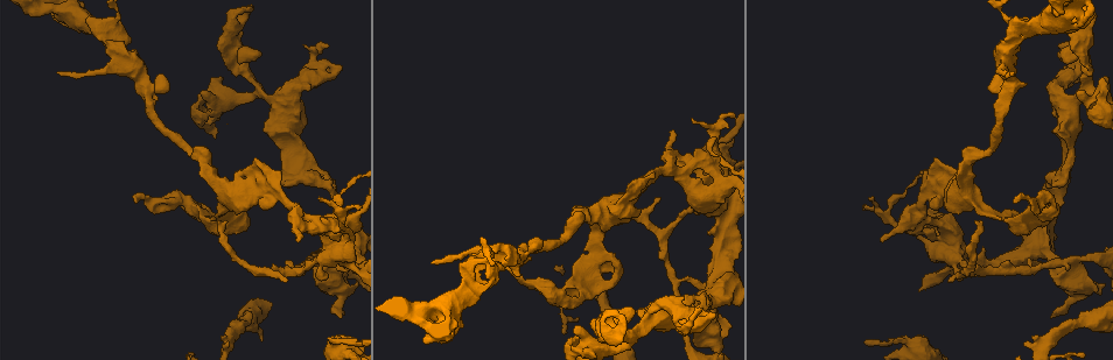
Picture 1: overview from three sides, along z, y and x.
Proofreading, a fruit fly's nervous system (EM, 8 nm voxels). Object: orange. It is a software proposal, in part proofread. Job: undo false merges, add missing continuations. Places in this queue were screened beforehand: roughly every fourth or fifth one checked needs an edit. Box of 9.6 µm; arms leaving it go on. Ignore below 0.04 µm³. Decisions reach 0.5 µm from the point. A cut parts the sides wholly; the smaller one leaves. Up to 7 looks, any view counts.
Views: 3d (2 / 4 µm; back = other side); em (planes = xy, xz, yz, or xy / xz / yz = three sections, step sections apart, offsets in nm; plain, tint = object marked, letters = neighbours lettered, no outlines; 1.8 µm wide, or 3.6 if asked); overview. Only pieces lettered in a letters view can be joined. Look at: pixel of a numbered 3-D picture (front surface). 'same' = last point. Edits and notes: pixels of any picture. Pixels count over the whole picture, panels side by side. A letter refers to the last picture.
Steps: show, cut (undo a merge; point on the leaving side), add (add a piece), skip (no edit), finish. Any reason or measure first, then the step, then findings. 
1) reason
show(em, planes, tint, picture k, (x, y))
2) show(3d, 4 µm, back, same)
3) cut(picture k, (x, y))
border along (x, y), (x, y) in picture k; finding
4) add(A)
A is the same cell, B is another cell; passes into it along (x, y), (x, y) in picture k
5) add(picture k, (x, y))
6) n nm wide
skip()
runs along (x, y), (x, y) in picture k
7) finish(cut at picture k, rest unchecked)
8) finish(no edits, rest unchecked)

calibre changes
show(em, 3.6 µm, planes, tint, picture 1, (1066, 20))

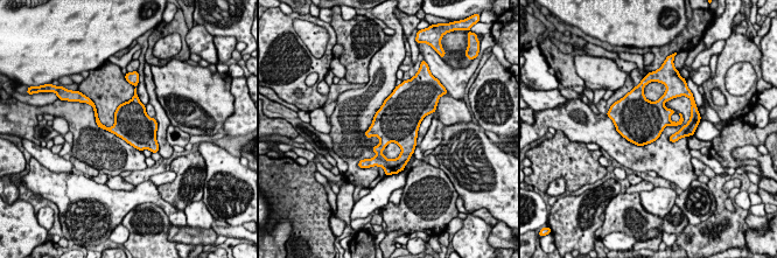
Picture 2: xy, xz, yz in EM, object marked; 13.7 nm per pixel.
show(em, 3.6 µm, planes, letters, same)

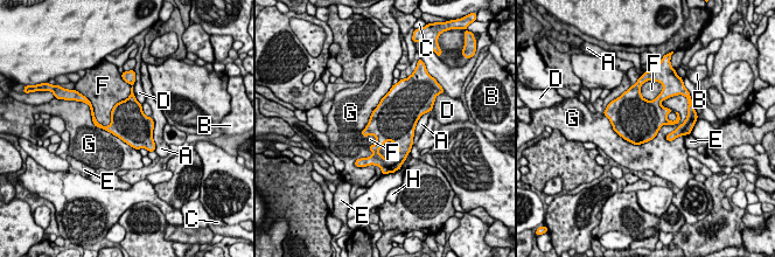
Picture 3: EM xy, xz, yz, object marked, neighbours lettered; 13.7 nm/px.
500 nm wide; G touches over 900 nm
skip()
A, B, C, D, E, F, G and H are other cells; one neuron here

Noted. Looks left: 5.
three arms meet
show(em, planes, letters, picture 1, (118, 58))

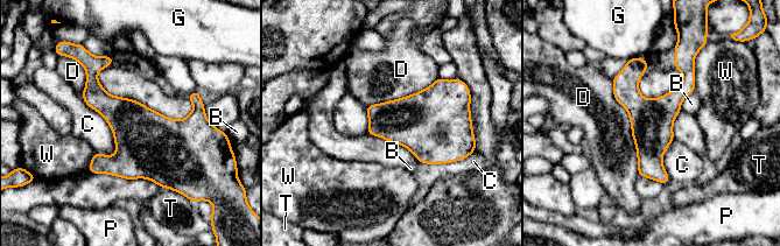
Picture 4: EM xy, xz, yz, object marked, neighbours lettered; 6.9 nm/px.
skip()
B, C, D, G, P, T and W are other cells; runs along (677, 57), (687, 86), (654, 119), (662, 180) in picture 4; continuous, no second neuron

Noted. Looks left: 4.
an open end
show(em, xy, step 16, tint, picture 1, (193, 216))

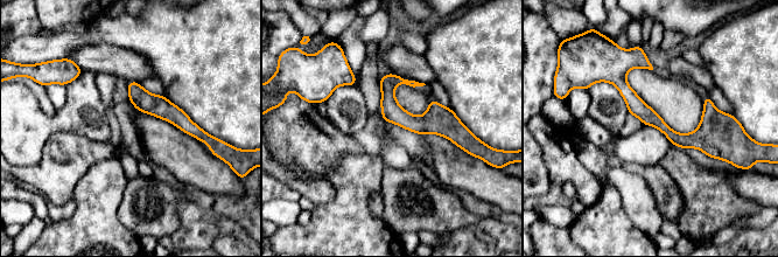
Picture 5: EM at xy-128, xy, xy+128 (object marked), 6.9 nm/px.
cut it another way
show(em, planes, letters, same)

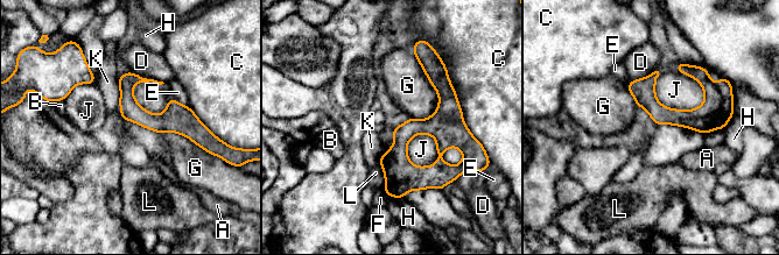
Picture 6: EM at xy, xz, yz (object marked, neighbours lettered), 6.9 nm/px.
skip()
A, B, C, D, E, F, G, H, J, K and L are other cells; runs along (428, 65), (444, 110), (400, 142), (391, 193) in picture 6; no lettered piece goes on from it

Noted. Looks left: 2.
finish(no edits, rest unchecked)

